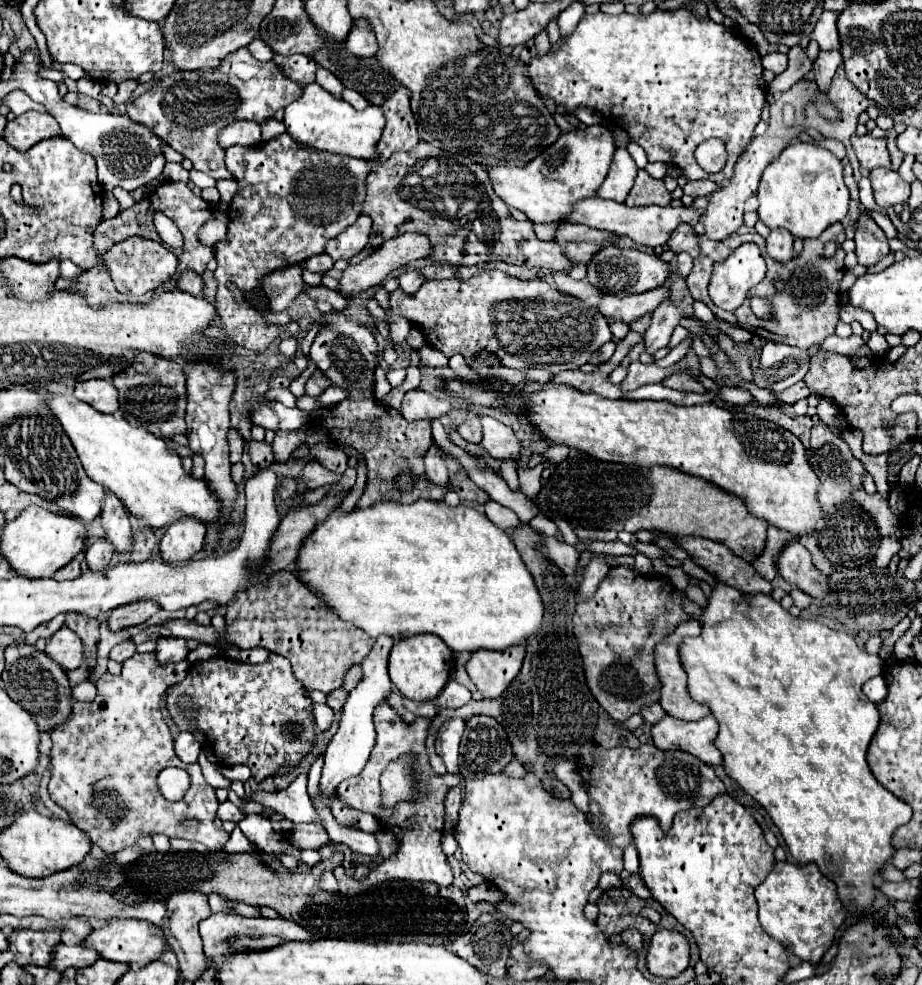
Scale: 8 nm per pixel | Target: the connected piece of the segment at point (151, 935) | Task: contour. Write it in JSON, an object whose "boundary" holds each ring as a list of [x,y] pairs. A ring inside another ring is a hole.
{"boundary":[[[118,918],[118,920],[106,922],[98,930],[92,930],[86,936],[84,946],[96,950],[104,960],[124,962],[124,964],[130,964],[132,968],[144,968],[146,964],[150,964],[162,956],[162,952],[166,950],[166,940],[164,940],[164,932],[150,922]]]}

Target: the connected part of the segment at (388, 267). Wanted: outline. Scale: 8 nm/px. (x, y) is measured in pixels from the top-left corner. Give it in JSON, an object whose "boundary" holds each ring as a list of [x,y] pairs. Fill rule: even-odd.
{"boundary":[[[406,232],[406,234],[400,234],[400,236],[392,238],[392,240],[386,240],[386,242],[380,244],[380,248],[378,248],[374,254],[370,254],[366,260],[362,260],[360,264],[348,266],[348,268],[344,270],[344,276],[342,276],[342,280],[340,280],[340,294],[346,296],[346,298],[352,298],[352,296],[356,296],[356,294],[364,292],[364,290],[368,290],[368,288],[372,288],[372,286],[382,284],[382,280],[384,280],[390,272],[394,272],[394,270],[406,266],[406,264],[412,262],[412,260],[428,258],[430,254],[432,254],[432,242],[430,242],[428,236],[424,236],[424,234]]]}

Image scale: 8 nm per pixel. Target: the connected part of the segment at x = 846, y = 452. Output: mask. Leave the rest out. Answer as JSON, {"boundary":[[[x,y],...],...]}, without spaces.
{"boundary":[[[818,424],[812,428],[812,438],[810,438],[810,448],[808,448],[808,464],[812,464],[812,470],[816,472],[816,476],[820,480],[818,502],[822,508],[830,508],[830,506],[836,506],[838,502],[846,502],[850,498],[850,488],[862,486],[862,476],[866,470],[856,458],[848,460],[848,456],[852,456],[852,452],[842,438],[834,436],[824,424]]]}

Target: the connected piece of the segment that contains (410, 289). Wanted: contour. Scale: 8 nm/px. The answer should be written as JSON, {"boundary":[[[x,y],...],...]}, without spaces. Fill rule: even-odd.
{"boundary":[[[408,270],[408,272],[400,274],[400,288],[402,288],[406,294],[414,294],[414,292],[422,286],[424,280],[426,280],[426,276],[424,276],[422,272],[418,272],[418,270]]]}

